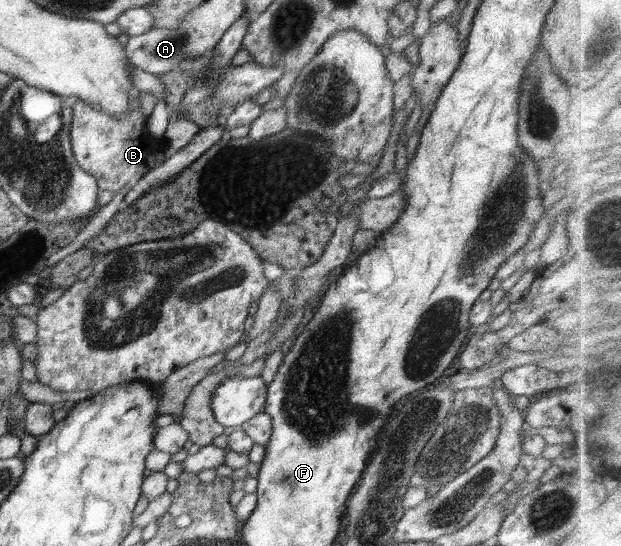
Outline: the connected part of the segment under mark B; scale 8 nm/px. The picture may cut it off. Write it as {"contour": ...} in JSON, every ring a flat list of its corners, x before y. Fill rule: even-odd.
{"contour":[[139,94,132,95,128,110,122,114,106,114,91,106,89,102,77,101,71,118,71,151,77,165,94,177,99,191,110,191,114,196,125,186,141,180,147,172,156,167,154,153,171,151,170,146,159,139,155,140,148,130,147,120,139,111]]}

